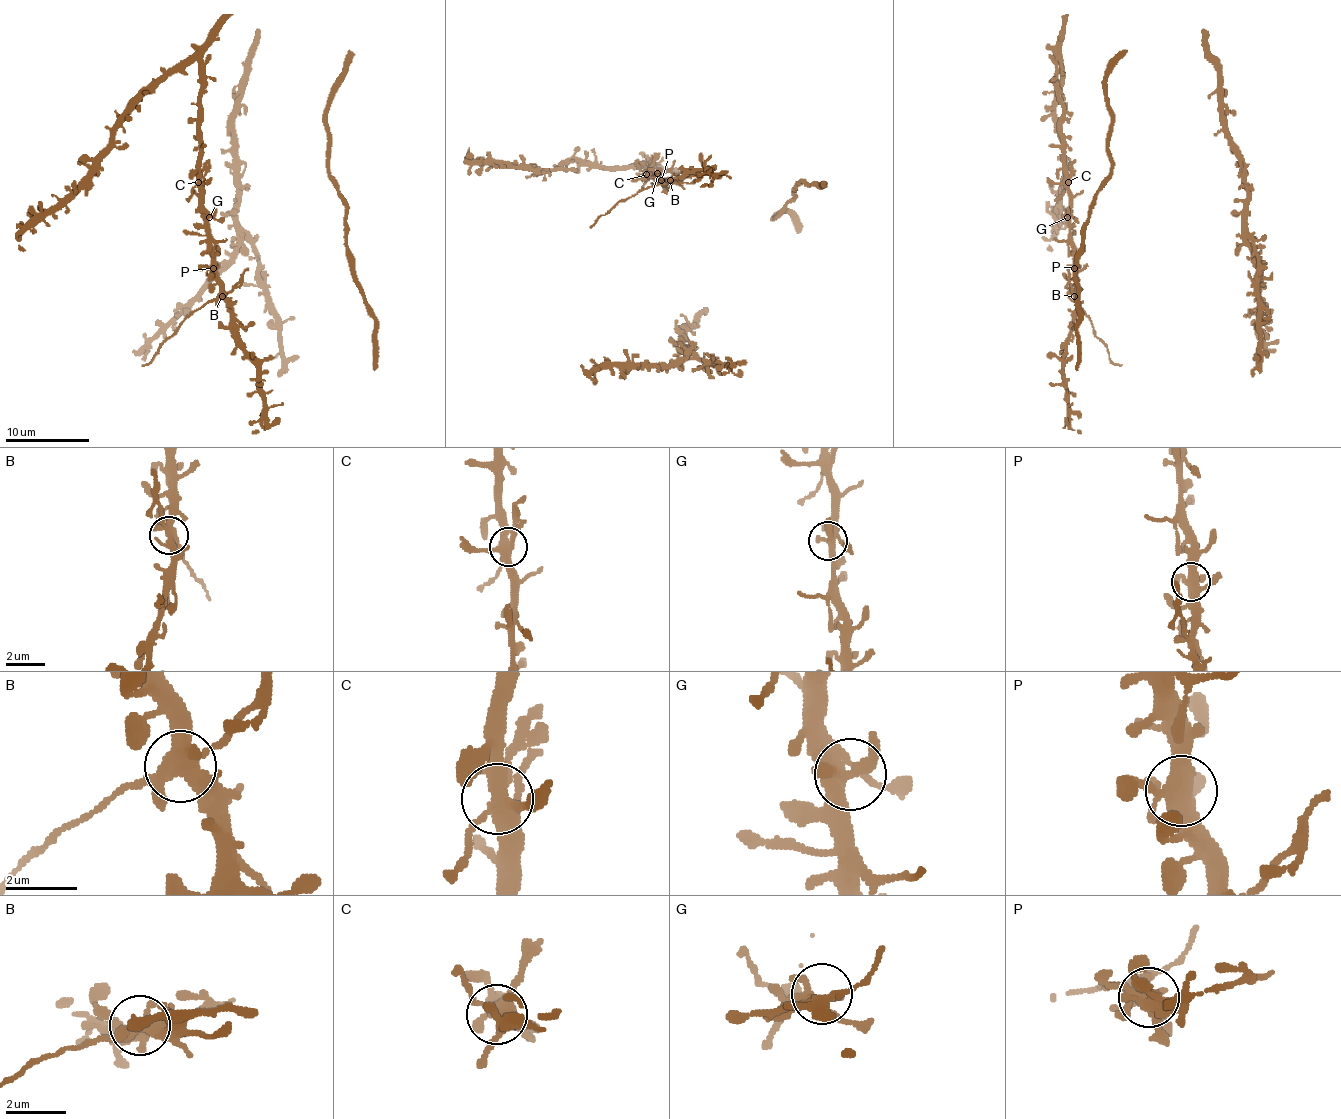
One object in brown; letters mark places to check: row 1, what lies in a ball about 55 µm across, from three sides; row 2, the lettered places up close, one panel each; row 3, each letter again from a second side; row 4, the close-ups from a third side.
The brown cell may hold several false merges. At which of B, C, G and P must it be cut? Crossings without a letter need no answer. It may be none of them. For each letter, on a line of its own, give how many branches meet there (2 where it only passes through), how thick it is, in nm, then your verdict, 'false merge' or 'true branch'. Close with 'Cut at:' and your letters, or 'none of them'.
B: 6 | 380 nm | false merge
C: 7 | 400 nm | false merge
G: 4 | 380 nm | true branch
P: 6 | 420 nm | true branch
Cut at: B, C

